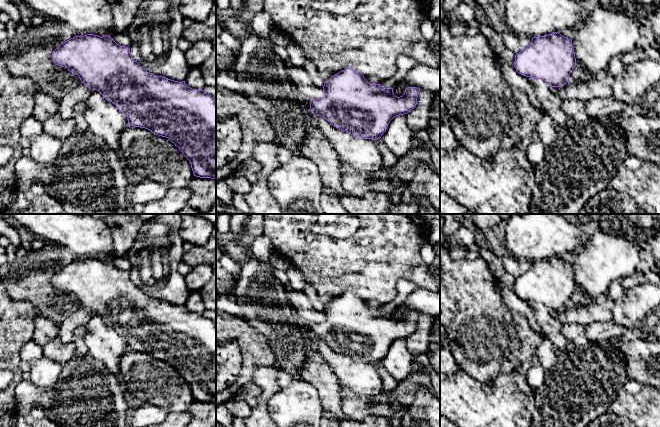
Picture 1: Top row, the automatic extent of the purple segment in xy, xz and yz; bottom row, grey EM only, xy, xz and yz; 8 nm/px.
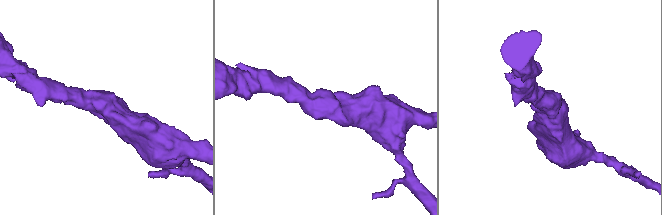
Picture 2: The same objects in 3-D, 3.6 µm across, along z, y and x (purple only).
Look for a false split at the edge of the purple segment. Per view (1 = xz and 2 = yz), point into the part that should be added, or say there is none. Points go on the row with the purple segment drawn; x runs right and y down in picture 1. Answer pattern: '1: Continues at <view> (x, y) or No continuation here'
1: No continuation here
2: No continuation here

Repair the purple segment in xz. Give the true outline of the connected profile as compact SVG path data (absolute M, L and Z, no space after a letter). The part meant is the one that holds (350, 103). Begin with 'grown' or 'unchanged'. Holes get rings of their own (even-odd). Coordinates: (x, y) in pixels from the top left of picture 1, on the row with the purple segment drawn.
unchanged | M347 68L325 81L323 90L324 96L310 103L310 109L316 117L324 117L334 127L353 136L377 140L394 117L407 114L416 107L420 88L408 87L402 96L397 97L393 88L369 83L361 73Z

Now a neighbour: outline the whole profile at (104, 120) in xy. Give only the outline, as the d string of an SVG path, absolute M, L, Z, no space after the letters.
M93 90L84 103L86 106L84 116L88 123L88 130L101 137L112 150L118 152L120 134L128 126L126 115L97 90Z

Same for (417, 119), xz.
M420 89L416 107L406 114L406 122L414 133L427 132L432 101L433 92Z

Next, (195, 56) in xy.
M201 40L194 42L184 55L190 69L200 67L212 53L212 42Z

